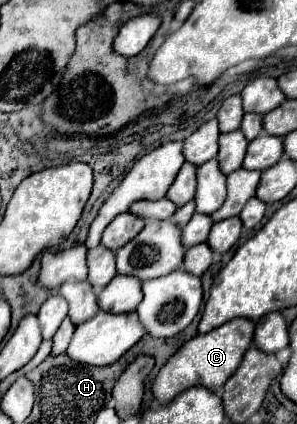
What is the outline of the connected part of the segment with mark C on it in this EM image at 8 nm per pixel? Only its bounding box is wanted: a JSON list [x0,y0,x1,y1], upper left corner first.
[153,317,251,403]

